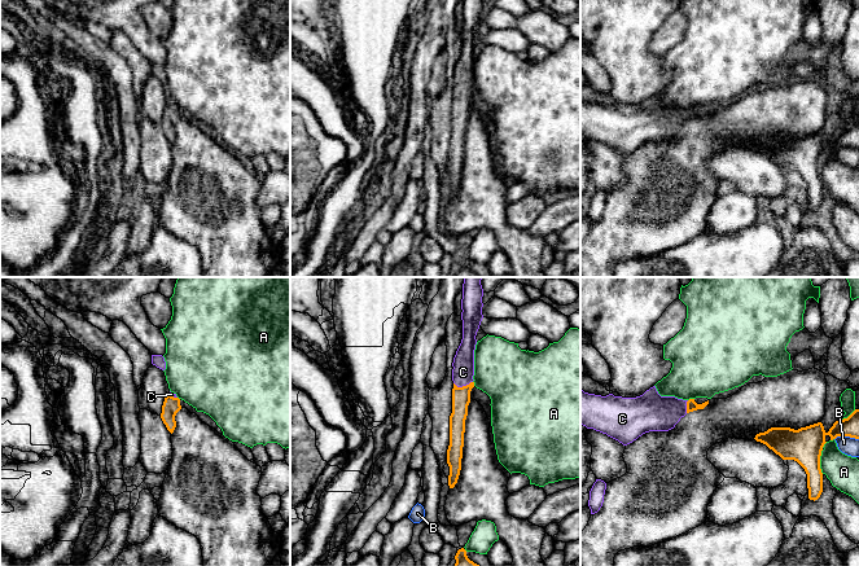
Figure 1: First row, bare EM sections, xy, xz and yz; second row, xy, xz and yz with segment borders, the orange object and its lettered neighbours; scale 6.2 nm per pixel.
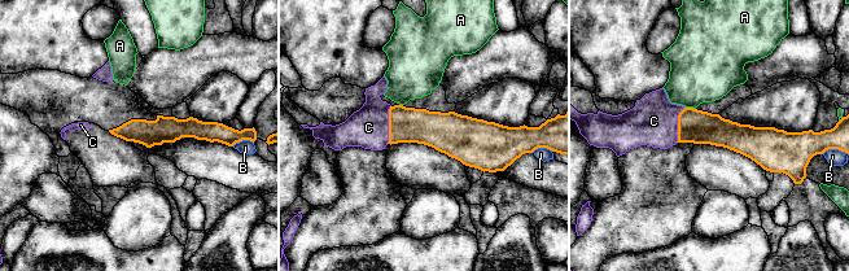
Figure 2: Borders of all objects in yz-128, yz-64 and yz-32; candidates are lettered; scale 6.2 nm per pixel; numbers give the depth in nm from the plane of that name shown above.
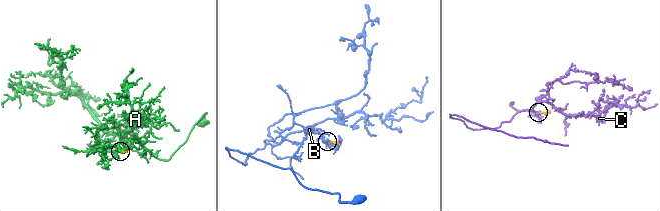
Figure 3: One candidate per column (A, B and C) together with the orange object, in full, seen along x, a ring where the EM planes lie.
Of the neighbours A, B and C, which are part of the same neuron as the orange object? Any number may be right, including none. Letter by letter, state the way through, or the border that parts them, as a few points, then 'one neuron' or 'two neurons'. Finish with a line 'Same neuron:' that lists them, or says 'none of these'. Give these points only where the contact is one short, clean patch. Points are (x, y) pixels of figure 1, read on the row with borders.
A: two neurons
B: along yz (858, 438), (837, 437), (835, 439) | two neurons
C: across xz (460, 395), (463, 386), (463, 372) | one neuron
Same neuron: C

